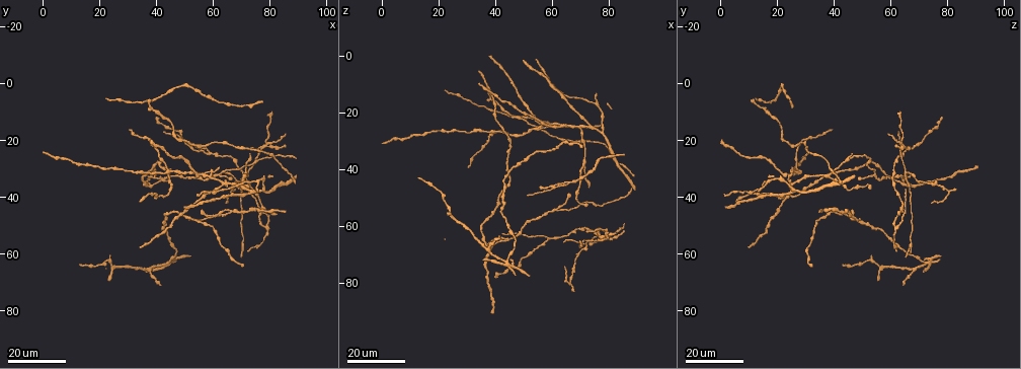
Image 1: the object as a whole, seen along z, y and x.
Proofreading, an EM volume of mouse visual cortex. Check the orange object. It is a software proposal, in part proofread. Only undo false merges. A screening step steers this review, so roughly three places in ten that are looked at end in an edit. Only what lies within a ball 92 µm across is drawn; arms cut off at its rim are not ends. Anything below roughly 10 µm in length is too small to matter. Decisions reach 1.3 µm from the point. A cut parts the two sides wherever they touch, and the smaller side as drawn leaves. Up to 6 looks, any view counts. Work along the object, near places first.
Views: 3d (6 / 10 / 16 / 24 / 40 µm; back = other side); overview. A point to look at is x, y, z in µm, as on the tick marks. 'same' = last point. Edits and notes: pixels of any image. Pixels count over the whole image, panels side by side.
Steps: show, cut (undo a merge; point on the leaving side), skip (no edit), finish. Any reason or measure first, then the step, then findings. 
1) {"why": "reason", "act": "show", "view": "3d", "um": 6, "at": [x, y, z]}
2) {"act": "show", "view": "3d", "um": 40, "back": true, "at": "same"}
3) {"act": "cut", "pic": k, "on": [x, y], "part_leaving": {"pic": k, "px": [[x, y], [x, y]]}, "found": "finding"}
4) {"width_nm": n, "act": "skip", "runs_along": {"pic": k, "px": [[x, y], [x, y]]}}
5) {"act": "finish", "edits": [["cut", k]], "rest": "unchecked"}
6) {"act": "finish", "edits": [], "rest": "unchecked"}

{"why": "two arms in line, one across", "act": "show", "view": "3d", "um": 24, "at": [67, 45, 45]}

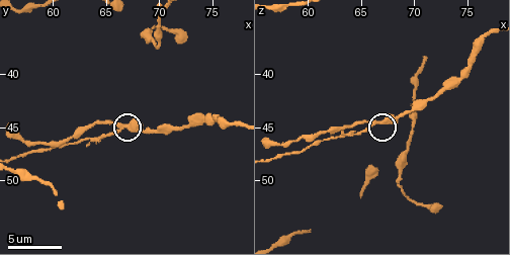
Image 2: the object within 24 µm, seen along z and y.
{"why": "closer look", "act": "show", "view": "3d", "um": 10, "at": [66.4, 45.2, 44.6]}

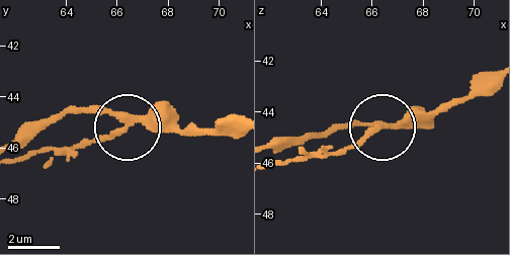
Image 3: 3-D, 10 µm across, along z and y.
{"act": "show", "view": "3d", "um": 6, "at": [66.3, 45.1, 44.5]}

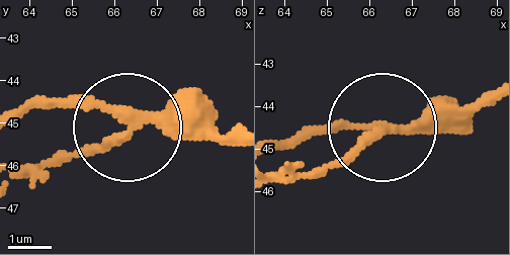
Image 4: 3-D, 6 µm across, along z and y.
{"width_nm": 240, "act": "skip", "runs_along": {"pic": 4, "px": [[486, 94], [376, 128], [305, 174]]}, "found": "one cell here"}

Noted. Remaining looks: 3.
{"why": "side arm on a straight run", "act": "show", "view": "3d", "um": 16, "at": [59, 25, 65]}

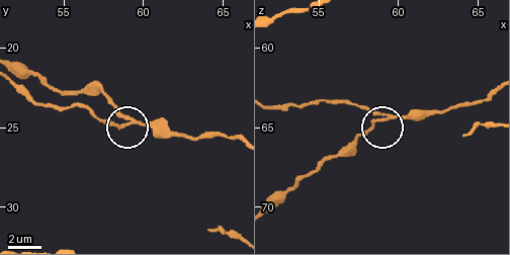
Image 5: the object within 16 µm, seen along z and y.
{"act": "show", "view": "3d", "um": 6, "at": [58.8, 24.7, 64.2]}

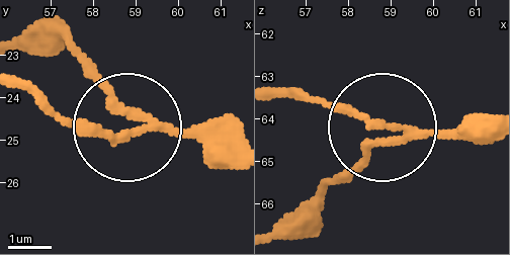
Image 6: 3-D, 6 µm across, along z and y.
{"width_nm": 180, "act": "skip", "found": "one cell here"}

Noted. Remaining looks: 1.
{"act": "finish", "edits": [], "rest": "unchecked"}

